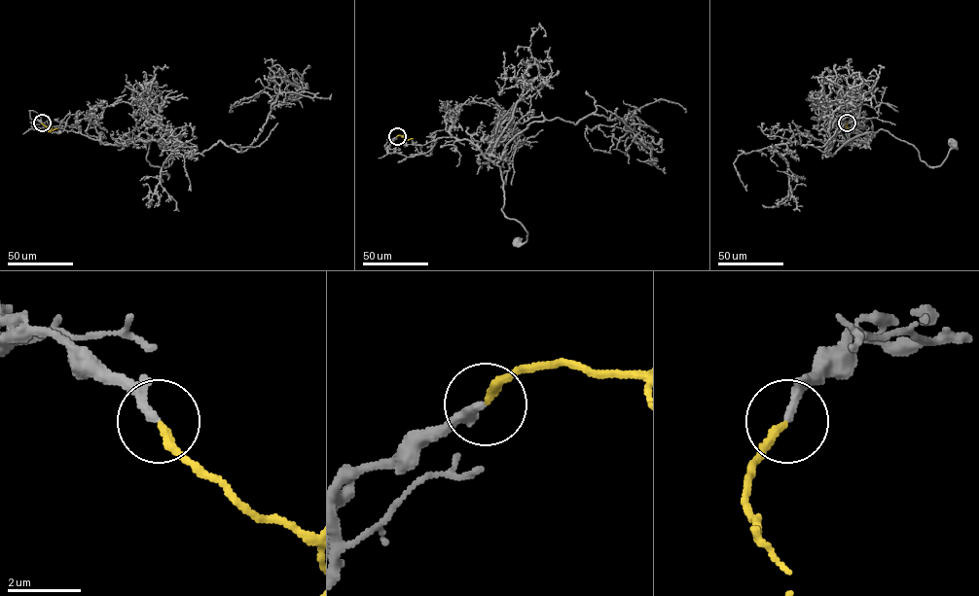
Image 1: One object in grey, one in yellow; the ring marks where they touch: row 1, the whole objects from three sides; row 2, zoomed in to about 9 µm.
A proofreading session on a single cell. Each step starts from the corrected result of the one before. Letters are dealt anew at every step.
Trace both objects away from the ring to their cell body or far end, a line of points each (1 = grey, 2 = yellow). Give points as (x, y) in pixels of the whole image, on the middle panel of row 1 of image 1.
1: (397, 136), (387, 151), (407, 157), (438, 138), (469, 140), (500, 170), (501, 210), (527, 231), (517, 242)
2: (397, 136), (413, 138)

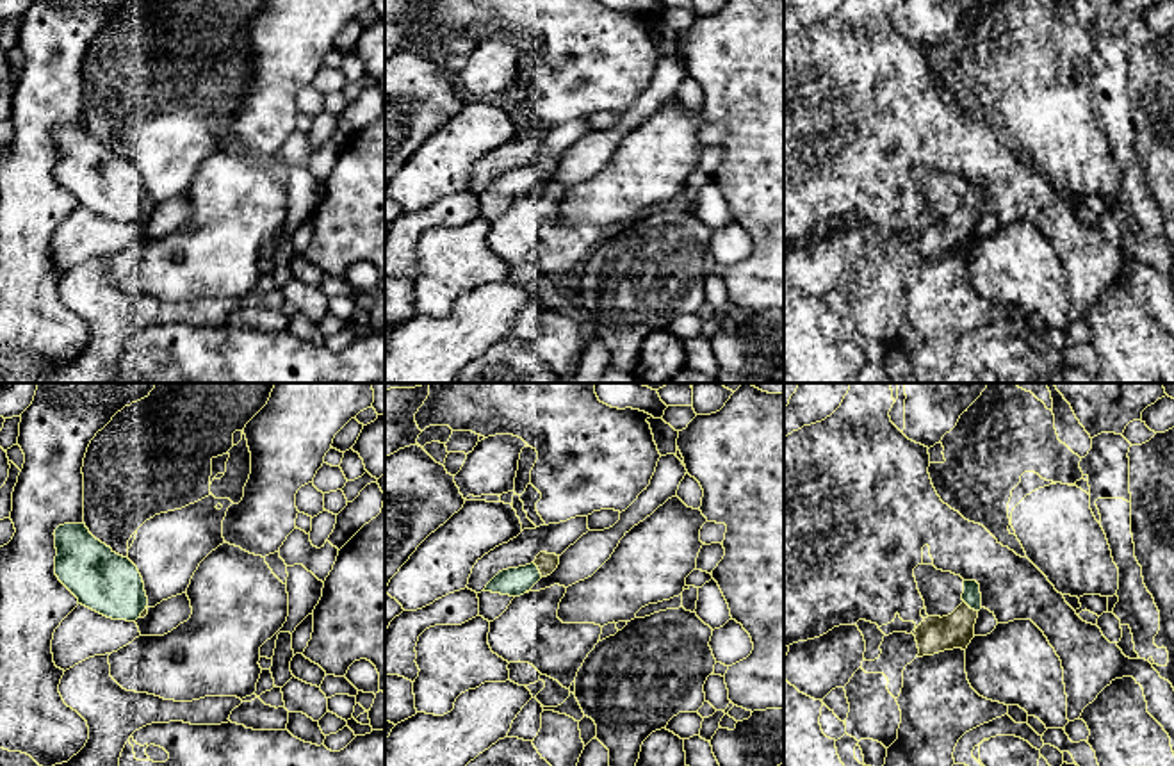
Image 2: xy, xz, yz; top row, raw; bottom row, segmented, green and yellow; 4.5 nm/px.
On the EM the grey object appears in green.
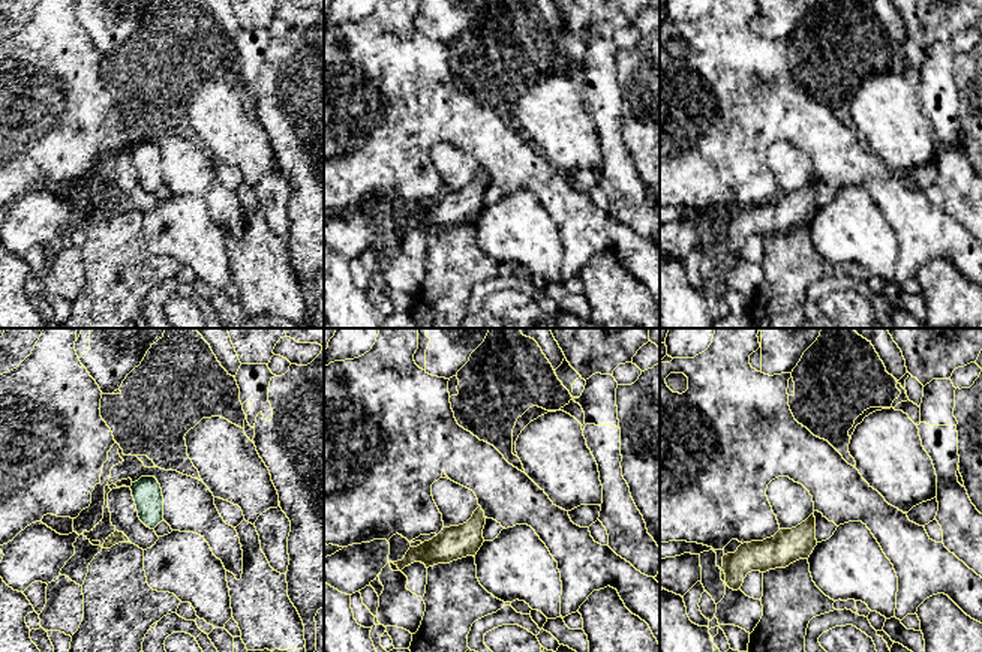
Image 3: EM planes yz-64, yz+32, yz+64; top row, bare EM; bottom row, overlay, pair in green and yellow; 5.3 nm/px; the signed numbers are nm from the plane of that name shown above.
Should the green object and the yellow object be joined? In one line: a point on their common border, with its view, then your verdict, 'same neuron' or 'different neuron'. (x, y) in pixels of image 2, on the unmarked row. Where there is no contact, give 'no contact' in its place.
meets green in xz at (538, 171); same neuron

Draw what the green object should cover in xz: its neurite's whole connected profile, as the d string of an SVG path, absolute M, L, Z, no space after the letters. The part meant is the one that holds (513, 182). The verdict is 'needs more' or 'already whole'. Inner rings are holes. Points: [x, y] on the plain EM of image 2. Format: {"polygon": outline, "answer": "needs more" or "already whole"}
{"polygon": "M540 153L531 166L499 173L485 192L520 198L529 192L542 178L550 176L559 166L559 157Z", "answer": "needs more"}

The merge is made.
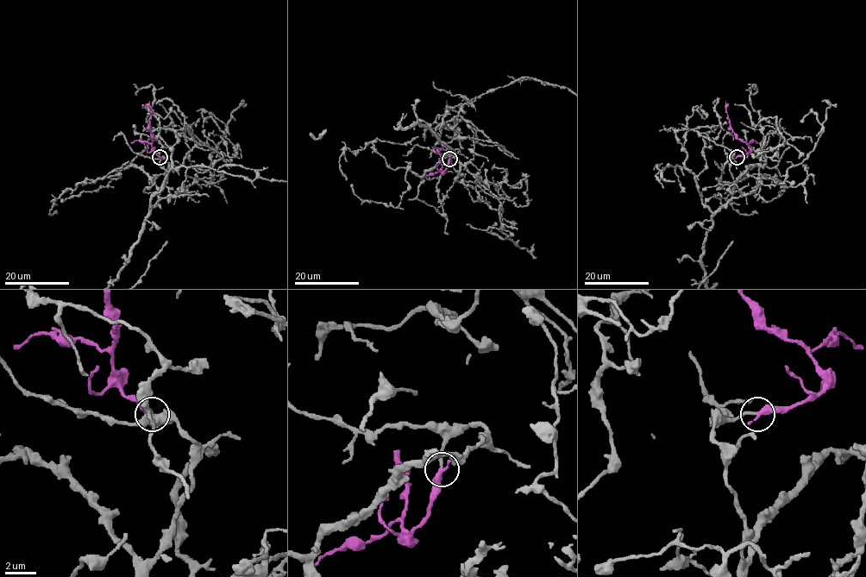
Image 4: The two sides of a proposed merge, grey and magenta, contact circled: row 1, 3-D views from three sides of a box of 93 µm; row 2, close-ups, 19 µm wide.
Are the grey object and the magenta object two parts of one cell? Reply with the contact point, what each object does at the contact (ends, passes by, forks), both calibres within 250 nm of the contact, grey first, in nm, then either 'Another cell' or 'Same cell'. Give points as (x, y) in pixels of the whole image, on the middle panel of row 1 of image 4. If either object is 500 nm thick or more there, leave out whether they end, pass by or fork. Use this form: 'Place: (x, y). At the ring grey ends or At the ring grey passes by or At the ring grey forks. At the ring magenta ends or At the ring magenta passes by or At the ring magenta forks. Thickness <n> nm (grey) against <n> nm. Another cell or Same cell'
Place: (449, 159). At the ring grey ends. At the ring magenta ends. Thickness 200 nm (grey) against 400 nm. Same cell

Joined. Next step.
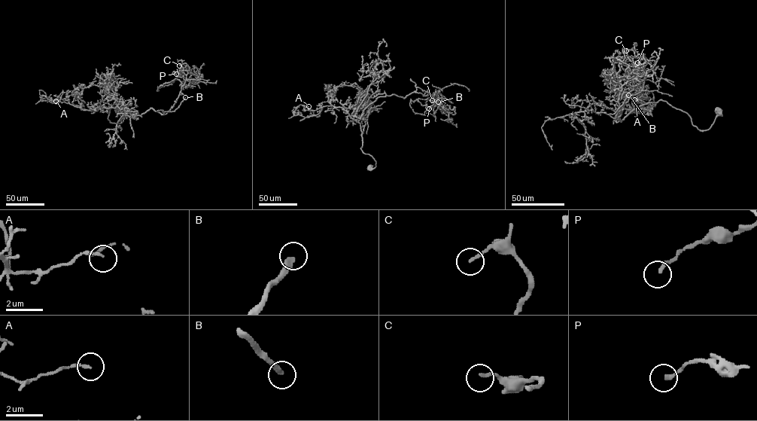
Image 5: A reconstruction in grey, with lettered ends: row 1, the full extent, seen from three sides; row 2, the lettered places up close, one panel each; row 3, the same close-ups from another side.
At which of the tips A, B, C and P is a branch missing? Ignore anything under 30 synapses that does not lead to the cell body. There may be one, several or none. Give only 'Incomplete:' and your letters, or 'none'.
Incomplete: B

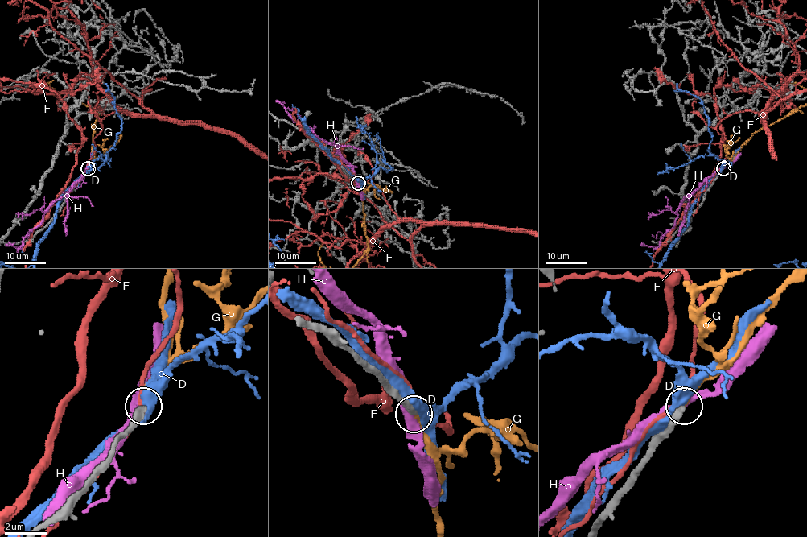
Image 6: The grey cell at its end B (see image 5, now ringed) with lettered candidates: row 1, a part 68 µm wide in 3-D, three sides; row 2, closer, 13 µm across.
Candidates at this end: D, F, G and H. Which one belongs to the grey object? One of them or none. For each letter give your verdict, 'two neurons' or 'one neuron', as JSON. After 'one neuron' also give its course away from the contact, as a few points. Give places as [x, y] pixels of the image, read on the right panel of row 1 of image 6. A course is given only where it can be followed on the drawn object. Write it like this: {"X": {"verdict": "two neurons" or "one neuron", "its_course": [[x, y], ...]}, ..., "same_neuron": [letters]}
{"D": {"verdict": "two neurons"}, "F": {"verdict": "two neurons"}, "G": {"verdict": "one neuron"}, "H": {"verdict": "two neurons"}, "same_neuron": ["G"]}

